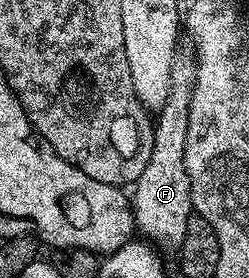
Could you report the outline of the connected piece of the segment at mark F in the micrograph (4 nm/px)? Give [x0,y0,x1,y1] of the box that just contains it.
[131,44,197,247]

